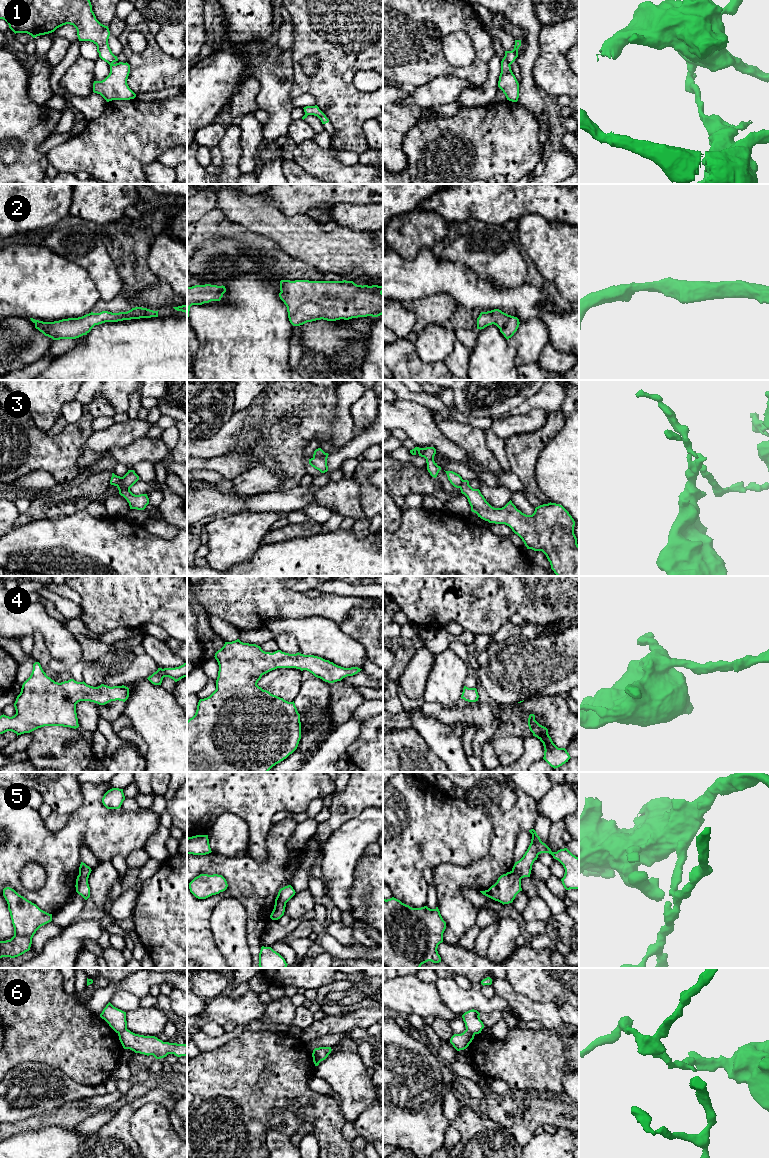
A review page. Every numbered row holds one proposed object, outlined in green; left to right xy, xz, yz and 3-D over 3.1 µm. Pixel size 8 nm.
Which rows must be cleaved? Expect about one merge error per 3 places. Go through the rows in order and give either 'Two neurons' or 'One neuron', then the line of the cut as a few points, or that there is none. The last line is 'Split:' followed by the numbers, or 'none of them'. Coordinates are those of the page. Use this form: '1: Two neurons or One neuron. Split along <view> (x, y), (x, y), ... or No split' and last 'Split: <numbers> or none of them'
1: Two neurons. Split along yz (504, 57), (510, 64)
2: One neuron. No split
3: Two neurons. Split along xz (326, 453), (313, 457)
4: One neuron. No split
5: Two neurons. Split along xz (285, 903), (277, 903), (275, 905)
6: Two neurons. Split along xz (313, 1052), (322, 1060)
Split: 1, 3, 5, 6

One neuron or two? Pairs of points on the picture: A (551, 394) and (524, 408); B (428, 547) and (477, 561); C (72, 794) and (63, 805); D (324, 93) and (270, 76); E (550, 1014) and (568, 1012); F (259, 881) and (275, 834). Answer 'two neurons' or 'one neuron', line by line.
A: one neuron
B: one neuron
C: one neuron
D: two neurons
E: two neurons
F: one neuron

